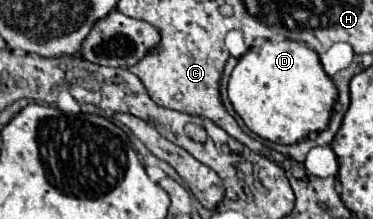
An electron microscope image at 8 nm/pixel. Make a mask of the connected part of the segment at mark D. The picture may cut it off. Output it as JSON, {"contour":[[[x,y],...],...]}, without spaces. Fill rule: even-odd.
{"contour":[[[262,41],[260,45],[254,45],[248,49],[246,55],[242,55],[230,75],[228,81],[228,97],[232,101],[234,111],[242,117],[246,127],[256,133],[258,137],[274,143],[296,143],[310,133],[320,133],[328,127],[332,105],[338,97],[336,85],[332,79],[320,69],[318,53],[306,47],[300,41]]]}

